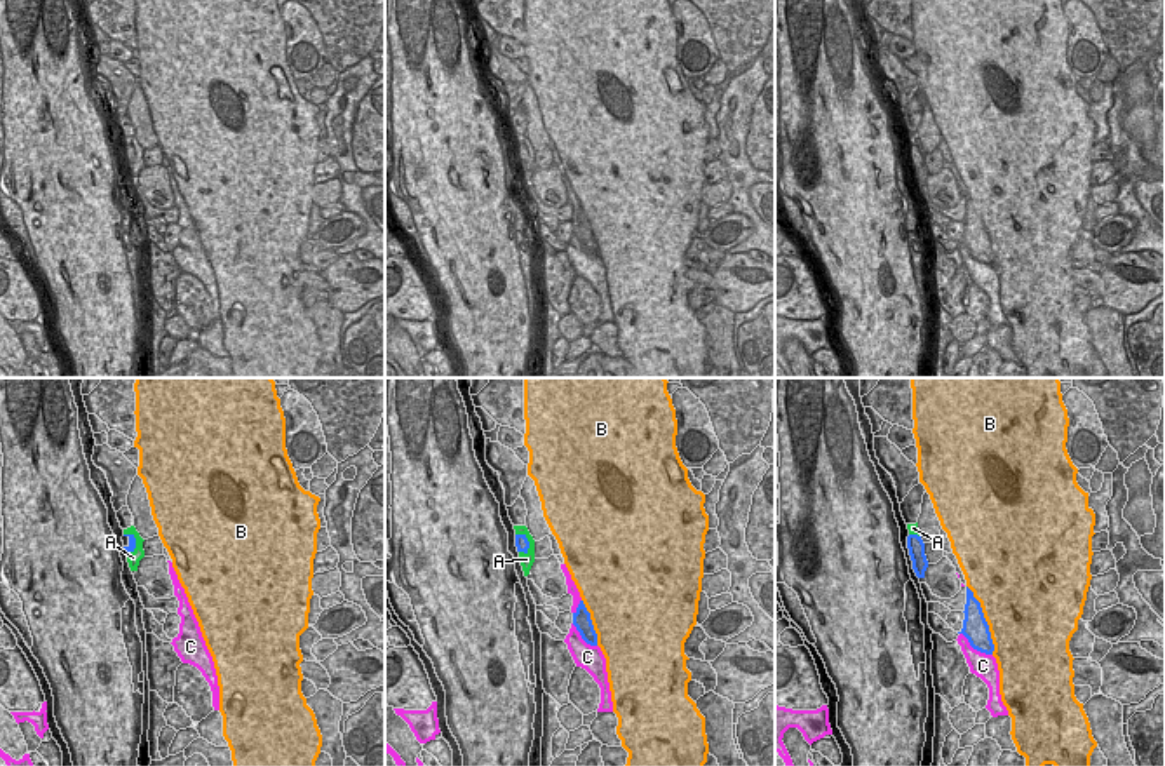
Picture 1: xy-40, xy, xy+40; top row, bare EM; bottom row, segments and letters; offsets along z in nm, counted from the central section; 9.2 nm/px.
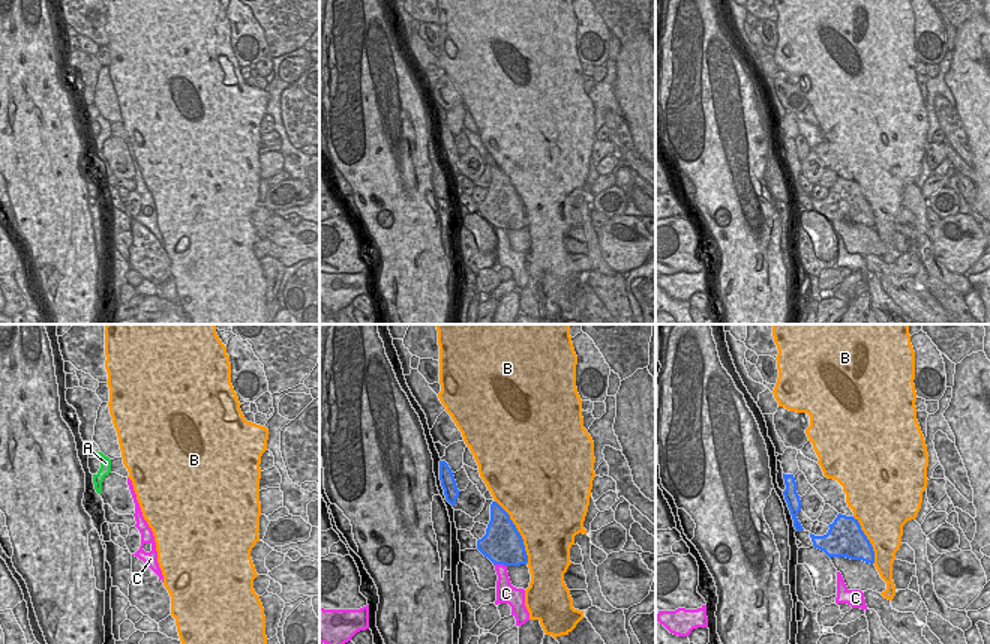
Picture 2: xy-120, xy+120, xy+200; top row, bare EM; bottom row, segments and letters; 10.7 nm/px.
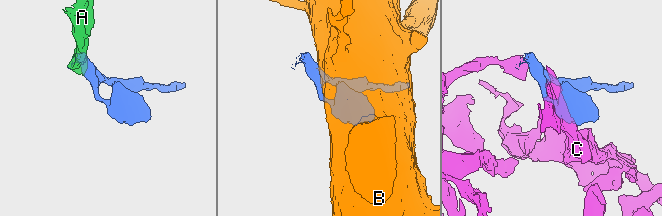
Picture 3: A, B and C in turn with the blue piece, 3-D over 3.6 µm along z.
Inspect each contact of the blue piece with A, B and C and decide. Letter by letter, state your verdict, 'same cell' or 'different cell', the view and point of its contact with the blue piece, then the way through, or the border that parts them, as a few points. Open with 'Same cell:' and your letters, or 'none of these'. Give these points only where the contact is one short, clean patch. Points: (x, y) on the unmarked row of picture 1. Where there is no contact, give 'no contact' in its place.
Same cell: none of these
A: different cell | xy (528, 152)
B: different cell | xy+40 (984, 230)
C: different cell | xy+40 (976, 258)

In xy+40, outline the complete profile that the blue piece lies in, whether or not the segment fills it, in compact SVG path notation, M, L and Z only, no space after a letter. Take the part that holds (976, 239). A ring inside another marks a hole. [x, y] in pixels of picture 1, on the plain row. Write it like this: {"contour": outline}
{"contour": "M966 197L966 214L965 214L963 244L970 256L980 263L993 265L994 254L991 249L989 235L984 228L980 212L973 207L973 202Z"}

